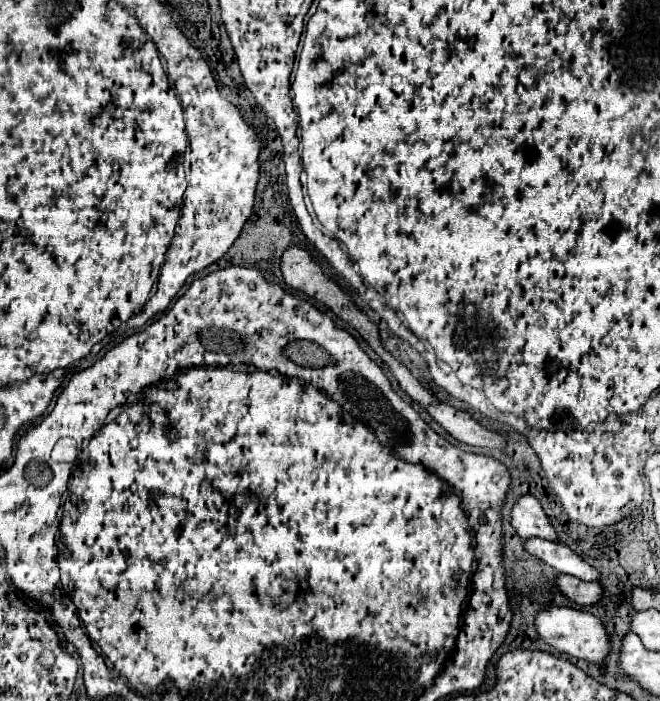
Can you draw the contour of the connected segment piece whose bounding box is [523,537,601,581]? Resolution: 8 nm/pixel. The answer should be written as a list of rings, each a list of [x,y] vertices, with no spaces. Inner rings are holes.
[[[525,539],[523,541],[527,551],[535,557],[539,557],[543,563],[547,563],[549,567],[557,569],[559,573],[565,573],[565,575],[573,575],[573,577],[579,577],[583,581],[595,581],[595,579],[601,579],[601,573],[587,565],[579,555],[575,555],[567,545],[561,545],[561,543],[553,543],[553,541],[547,541],[547,539]]]

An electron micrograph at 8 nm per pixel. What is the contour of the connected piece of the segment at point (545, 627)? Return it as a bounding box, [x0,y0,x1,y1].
[535,607,611,663]

